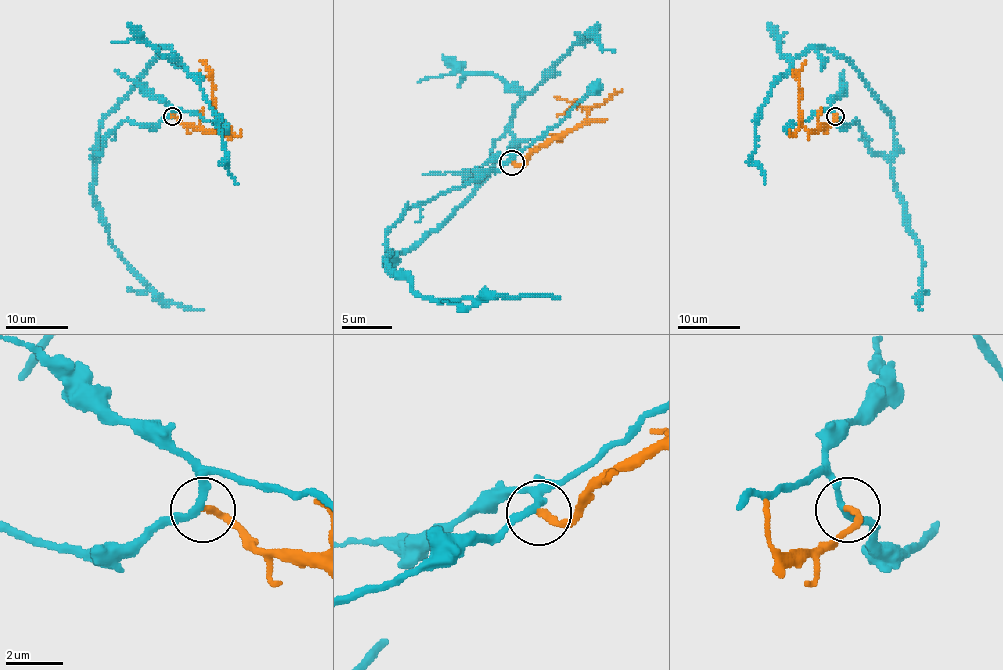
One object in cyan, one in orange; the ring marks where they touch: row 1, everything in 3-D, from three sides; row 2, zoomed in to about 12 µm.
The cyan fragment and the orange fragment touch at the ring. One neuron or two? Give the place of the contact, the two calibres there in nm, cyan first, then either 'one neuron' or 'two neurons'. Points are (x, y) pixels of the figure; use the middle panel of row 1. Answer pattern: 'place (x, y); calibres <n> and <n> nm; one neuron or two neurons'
place (511, 162); calibres 200 and 200 nm; two neurons

